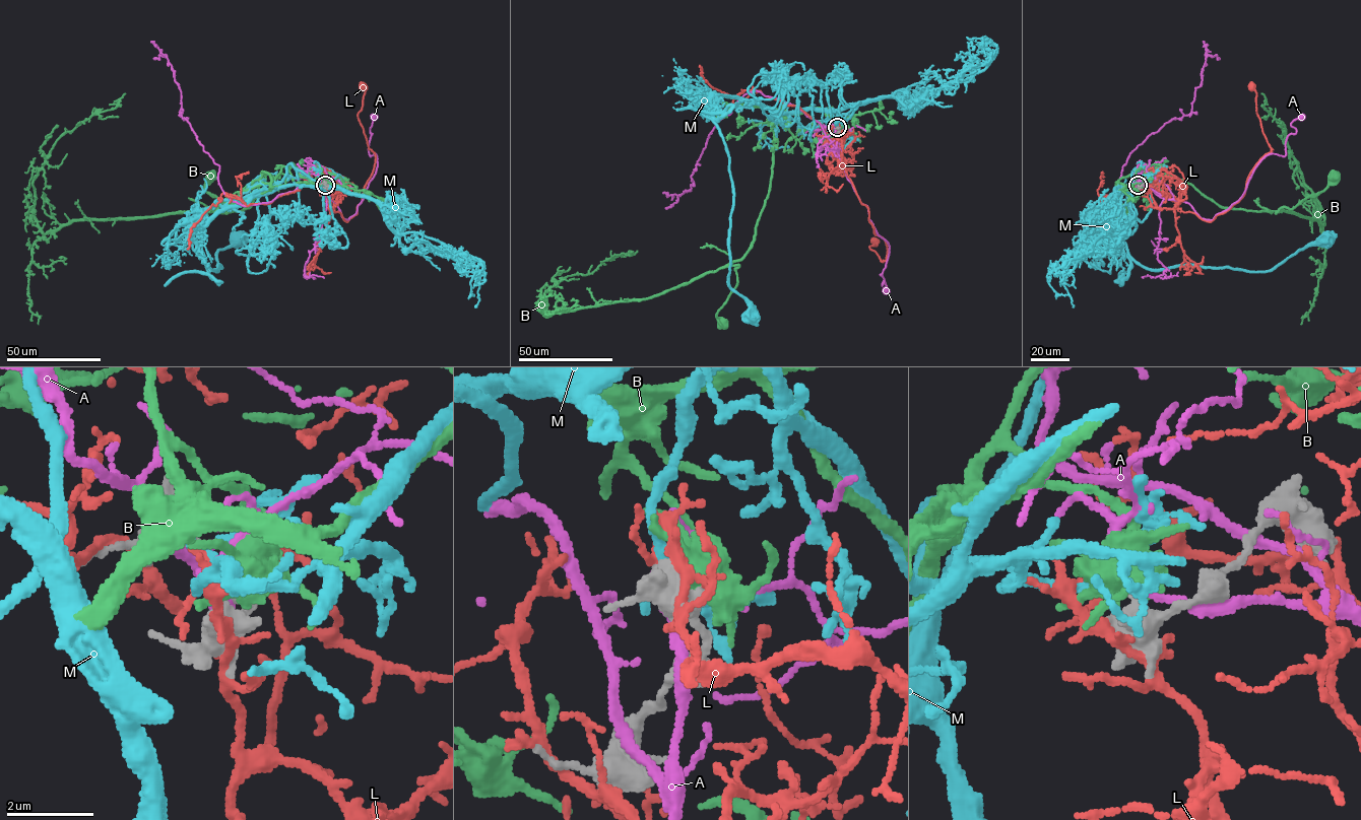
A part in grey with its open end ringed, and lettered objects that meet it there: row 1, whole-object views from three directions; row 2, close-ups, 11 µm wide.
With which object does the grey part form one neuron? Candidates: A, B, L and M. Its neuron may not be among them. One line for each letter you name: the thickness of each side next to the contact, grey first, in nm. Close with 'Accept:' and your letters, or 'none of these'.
Accept: none of these

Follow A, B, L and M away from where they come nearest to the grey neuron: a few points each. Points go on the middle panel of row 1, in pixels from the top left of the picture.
A: (837, 128), (836, 147), (846, 178), (889, 246), (880, 275), (885, 290)
B: (838, 128), (812, 107), (773, 125), (770, 187), (752, 247), (729, 265), (737, 284), (722, 323)
L: (837, 127), (842, 164), (867, 208), (873, 232), (887, 246), (885, 260), (869, 248), (877, 245), (873, 241)
M: (837, 127), (835, 113), (780, 112), (718, 95), (706, 103), (732, 181), (728, 283), (748, 303), (748, 317)

